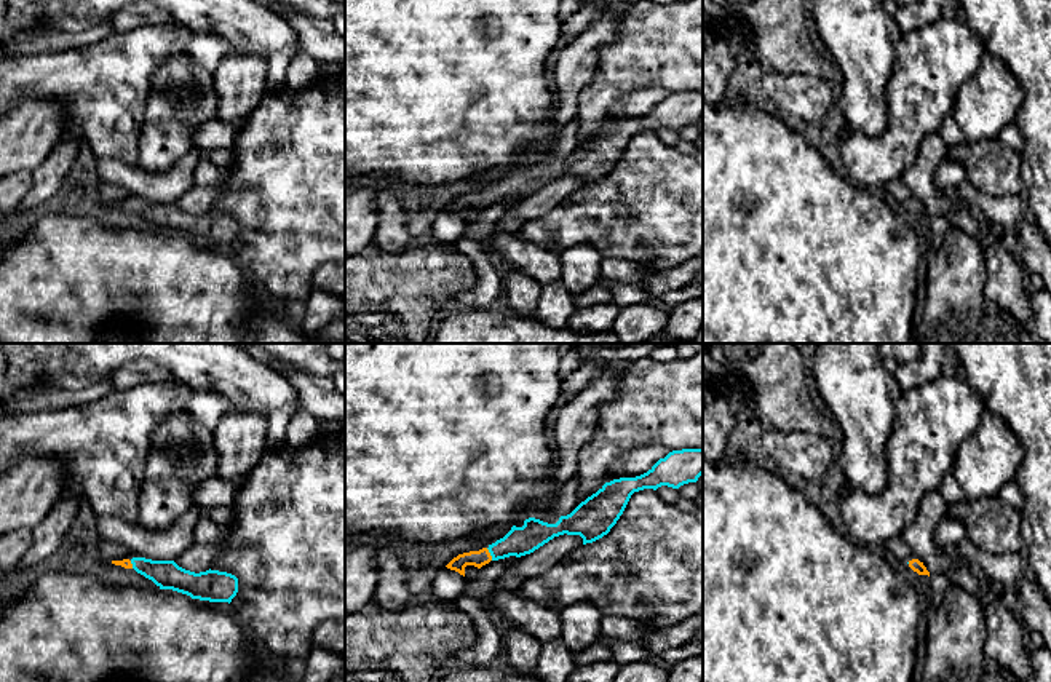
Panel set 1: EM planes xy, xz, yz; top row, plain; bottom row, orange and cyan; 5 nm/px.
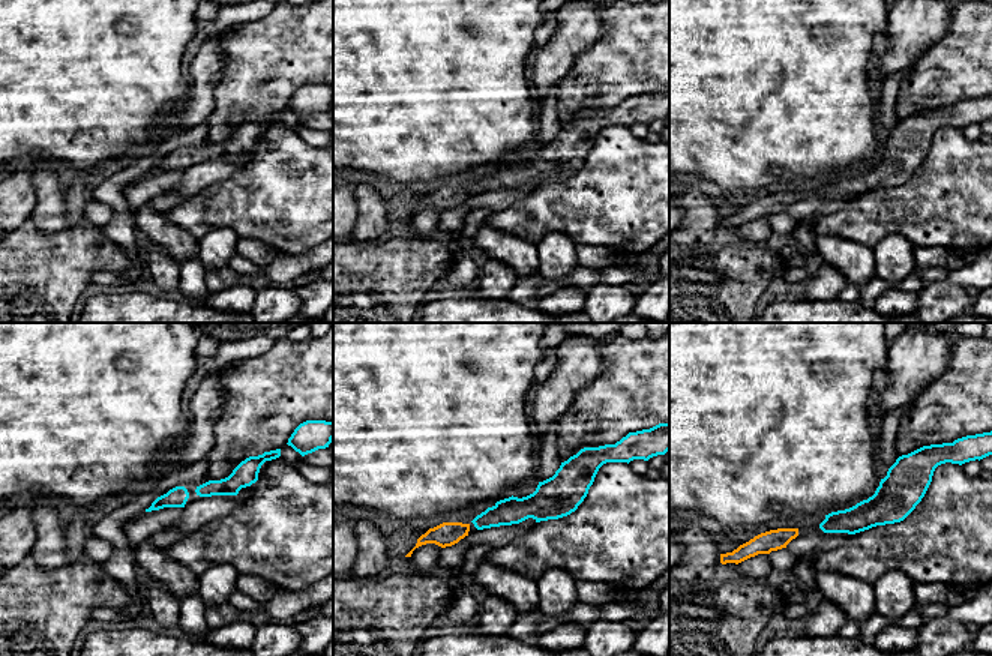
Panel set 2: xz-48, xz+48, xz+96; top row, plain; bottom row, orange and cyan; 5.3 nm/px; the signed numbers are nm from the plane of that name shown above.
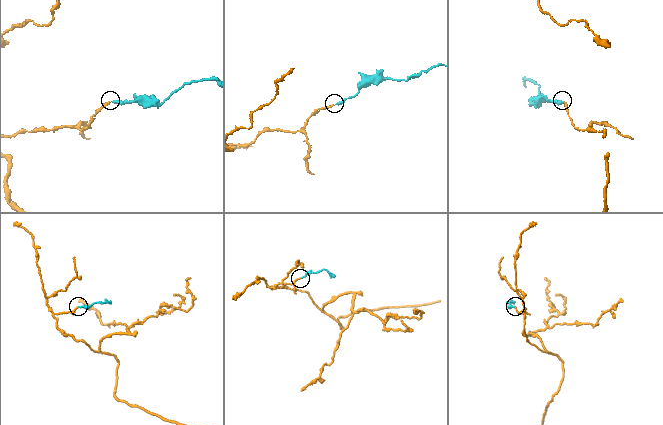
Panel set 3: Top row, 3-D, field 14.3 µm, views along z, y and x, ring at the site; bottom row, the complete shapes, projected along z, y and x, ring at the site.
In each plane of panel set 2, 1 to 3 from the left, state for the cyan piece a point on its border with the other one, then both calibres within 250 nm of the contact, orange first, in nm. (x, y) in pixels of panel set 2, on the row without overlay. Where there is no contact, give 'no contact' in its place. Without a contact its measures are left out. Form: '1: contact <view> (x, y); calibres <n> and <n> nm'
1: no contact
2: no contact
3: no contact

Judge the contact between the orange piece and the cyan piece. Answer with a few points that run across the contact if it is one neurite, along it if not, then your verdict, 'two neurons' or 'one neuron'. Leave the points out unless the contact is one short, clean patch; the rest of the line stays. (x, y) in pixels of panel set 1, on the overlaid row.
line xz (479, 558), (489, 555), (518, 542); one neuron

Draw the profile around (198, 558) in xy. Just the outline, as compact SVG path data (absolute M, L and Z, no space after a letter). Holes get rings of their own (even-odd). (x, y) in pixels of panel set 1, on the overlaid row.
M224 541L217 543L193 543L174 562L190 572L200 573L212 567L217 556L225 549Z

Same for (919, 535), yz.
M931 490L923 495L915 519L901 533L914 559L918 559L930 573L946 573L955 564L947 549L934 543L934 530L947 511L949 503L941 492Z

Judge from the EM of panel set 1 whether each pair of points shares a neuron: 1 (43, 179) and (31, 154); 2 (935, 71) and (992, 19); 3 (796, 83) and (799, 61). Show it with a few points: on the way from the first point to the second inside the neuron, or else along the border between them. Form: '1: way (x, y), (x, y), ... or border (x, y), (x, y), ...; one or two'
1: border (61, 136), (50, 154), (31, 171); two
2: border (965, 23), (981, 39), (986, 50); two
3: border (764, 69), (809, 74); two

